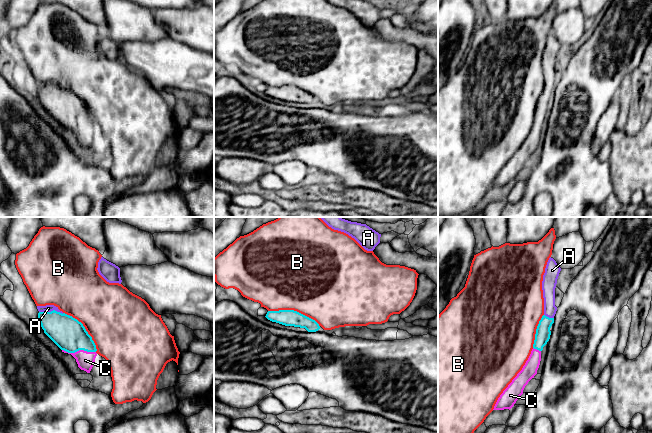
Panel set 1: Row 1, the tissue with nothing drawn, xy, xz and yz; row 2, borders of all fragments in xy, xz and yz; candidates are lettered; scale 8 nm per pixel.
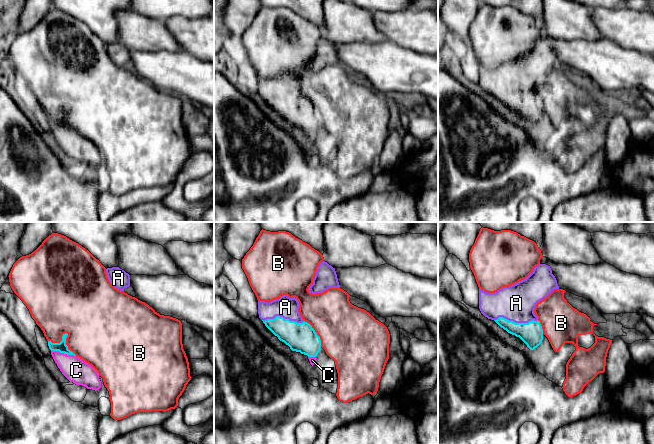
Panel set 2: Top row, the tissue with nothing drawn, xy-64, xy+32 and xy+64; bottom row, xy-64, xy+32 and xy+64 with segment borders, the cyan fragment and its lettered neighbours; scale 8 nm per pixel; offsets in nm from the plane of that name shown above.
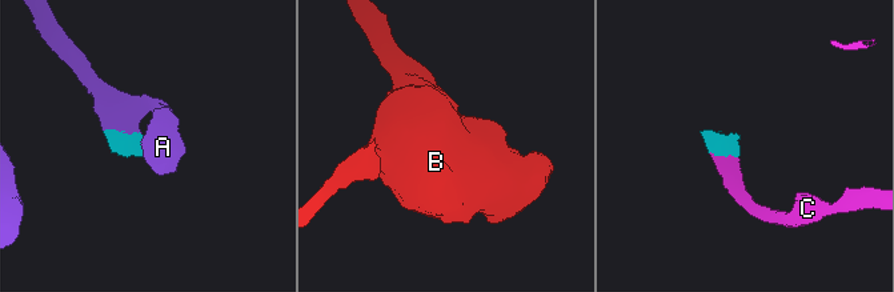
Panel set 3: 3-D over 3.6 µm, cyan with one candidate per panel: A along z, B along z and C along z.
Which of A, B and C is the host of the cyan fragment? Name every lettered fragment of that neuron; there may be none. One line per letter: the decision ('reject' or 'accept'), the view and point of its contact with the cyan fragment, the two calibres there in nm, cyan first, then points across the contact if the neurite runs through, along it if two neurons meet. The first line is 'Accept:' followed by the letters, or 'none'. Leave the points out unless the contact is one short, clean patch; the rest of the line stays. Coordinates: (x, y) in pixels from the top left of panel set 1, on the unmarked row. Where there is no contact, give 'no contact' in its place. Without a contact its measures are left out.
Accept: A, C
A: accept; contact xy (51, 87); calibres 260 and 60 nm; way xy (69, 110), (51, 92), (51, 87), (48, 84)
B: reject; contact xz (293, 86); calibres 130 and 500 nm
C: accept; contact xy (79, 125); calibres 260 and 140 nm; way xy (69, 110), (79, 120), (79, 125), (85, 131), (85, 136)

